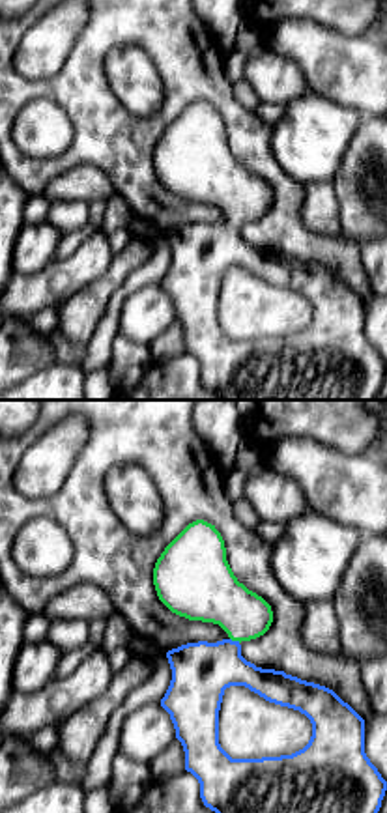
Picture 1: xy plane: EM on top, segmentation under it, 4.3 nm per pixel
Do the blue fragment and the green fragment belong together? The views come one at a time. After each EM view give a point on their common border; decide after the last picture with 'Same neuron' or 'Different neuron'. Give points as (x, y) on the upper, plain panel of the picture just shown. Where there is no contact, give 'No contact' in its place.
Touches blue at (236, 223)

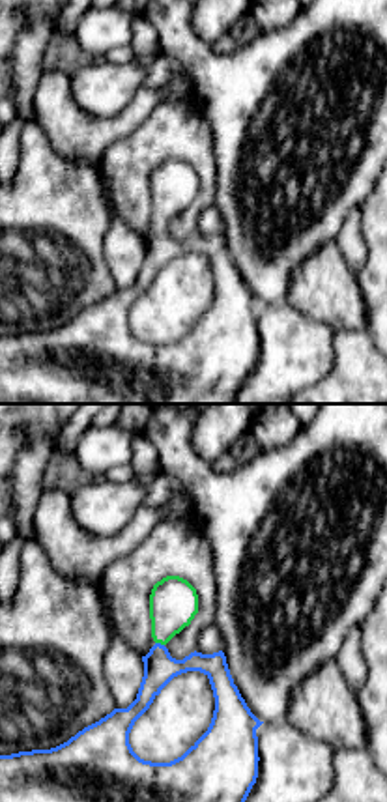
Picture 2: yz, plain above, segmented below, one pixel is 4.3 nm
Touches blue at (159, 225)

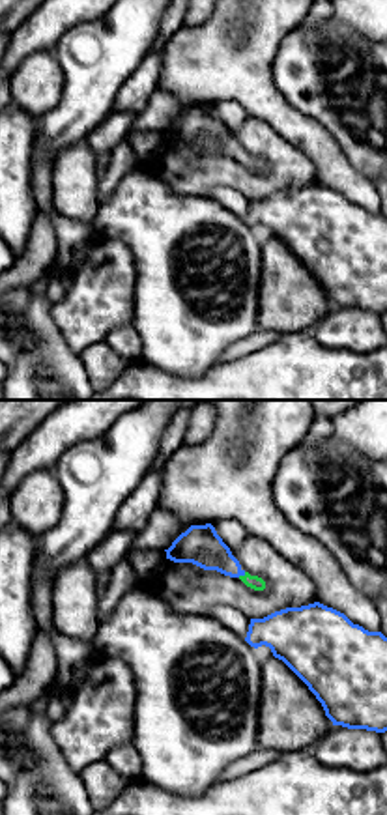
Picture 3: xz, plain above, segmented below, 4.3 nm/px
Touches blue at (242, 156)

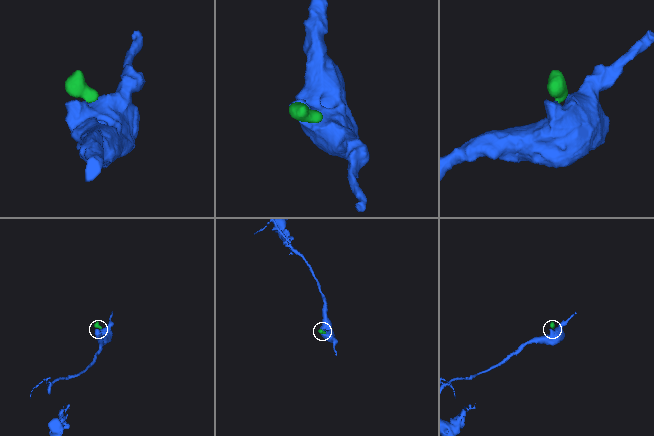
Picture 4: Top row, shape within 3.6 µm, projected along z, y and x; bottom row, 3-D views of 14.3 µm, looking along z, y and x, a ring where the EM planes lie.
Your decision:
Same neuron

